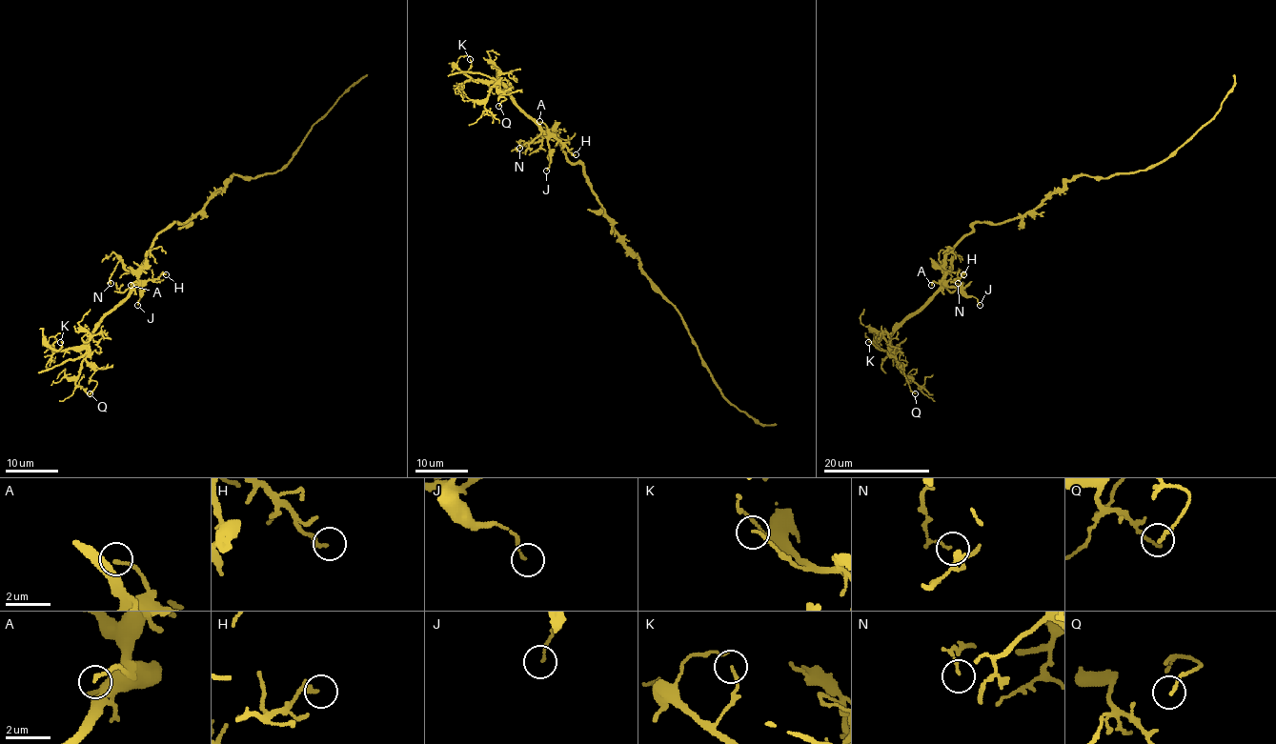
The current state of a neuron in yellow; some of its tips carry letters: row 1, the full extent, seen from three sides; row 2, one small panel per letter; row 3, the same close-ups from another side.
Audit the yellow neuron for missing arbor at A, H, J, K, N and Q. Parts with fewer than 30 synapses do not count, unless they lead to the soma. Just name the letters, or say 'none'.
none

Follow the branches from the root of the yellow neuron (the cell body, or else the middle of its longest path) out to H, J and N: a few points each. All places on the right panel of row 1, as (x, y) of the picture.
H: (1024, 213), (1000, 224), (976, 223), (973, 225), (973, 229), (945, 259), (945, 281), (958, 279), (963, 274)
J: (1024, 213), (1000, 224), (976, 223), (973, 229), (946, 255), (944, 281), (975, 296), (980, 305)
N: (1024, 213), (1000, 224), (973, 225), (945, 259), (945, 269), (951, 271), (951, 261), (951, 279), (958, 283)

